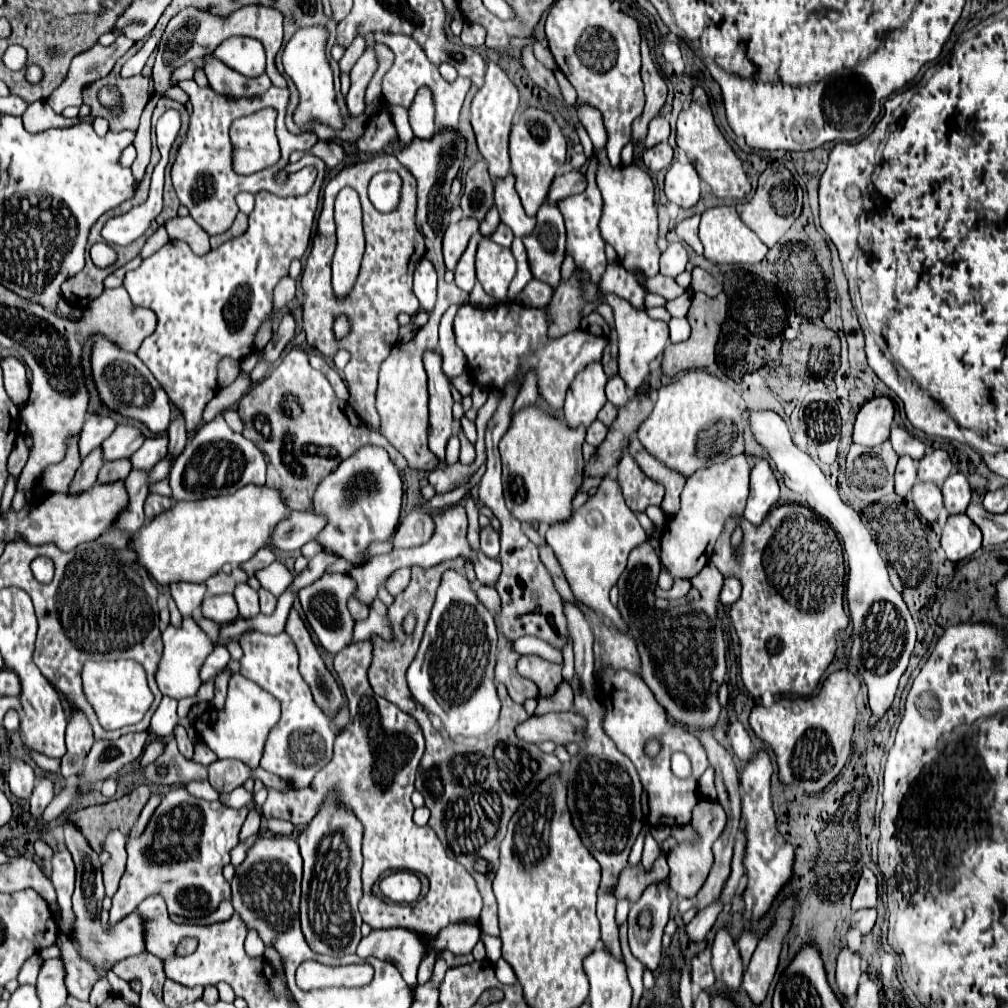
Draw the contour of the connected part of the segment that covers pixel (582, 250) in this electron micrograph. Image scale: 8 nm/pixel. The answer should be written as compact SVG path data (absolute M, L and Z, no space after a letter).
M594 155L588 163L588 171L586 171L586 181L588 181L586 191L558 203L558 207L564 215L564 221L566 221L566 255L572 255L576 265L582 271L588 271L592 281L600 281L604 275L604 269L606 269L606 255L604 255L606 243L604 243L604 239L600 235L600 227L598 227L600 215L602 215L602 195L600 195L600 189L596 187L596 167L597 158Z

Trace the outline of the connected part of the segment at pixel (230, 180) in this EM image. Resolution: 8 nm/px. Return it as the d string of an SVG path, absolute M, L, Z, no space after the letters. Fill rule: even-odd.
M194 79L190 81L180 81L178 83L188 95L190 95L190 103L194 107L192 115L190 115L190 127L188 127L188 135L184 137L182 145L178 147L174 165L172 165L172 181L174 181L174 189L178 193L178 199L182 205L188 207L192 219L208 233L208 235L218 235L230 229L236 213L238 213L238 205L236 205L236 195L240 191L248 191L248 193L258 193L258 191L270 191L276 195L304 195L306 191L310 191L314 179L316 179L316 169L314 167L304 167L298 173L290 173L286 183L276 183L276 173L282 171L288 165L288 157L292 151L304 151L310 149L318 137L314 131L306 131L306 133L290 133L286 129L286 107L290 101L290 93L288 89L280 89L280 87L270 87L264 95L256 97L256 99L232 99L232 97L224 97L218 95L216 91L212 91L210 87L198 87ZM264 107L274 107L278 111L278 119L276 119L276 133L278 133L278 141L280 141L280 149L282 149L282 157L280 161L270 167L264 169L260 173L254 175L236 175L232 169L232 145L230 145L230 137L228 137L228 129L232 125L234 119L238 117L246 117L252 115Z

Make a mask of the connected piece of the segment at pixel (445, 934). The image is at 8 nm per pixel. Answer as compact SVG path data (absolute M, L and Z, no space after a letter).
M454 923L454 925L448 925L444 931L440 931L432 945L436 951L450 949L454 955L466 955L466 953L472 953L478 939L480 939L480 929L476 925Z

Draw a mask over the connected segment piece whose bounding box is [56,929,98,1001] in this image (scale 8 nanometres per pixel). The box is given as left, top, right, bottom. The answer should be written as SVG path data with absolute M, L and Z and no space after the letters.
M59 929L56 945L60 949L60 959L64 961L64 971L66 971L66 989L70 995L74 995L80 1001L88 1001L90 989L96 983L98 975L92 967L92 963L84 961L78 955L78 949L74 943Z

